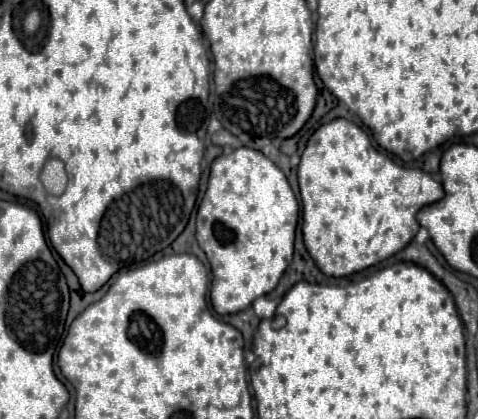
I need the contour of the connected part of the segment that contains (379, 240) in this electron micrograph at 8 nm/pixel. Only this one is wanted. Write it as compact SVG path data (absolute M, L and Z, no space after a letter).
M333 119L309 137L297 175L303 199L303 241L317 267L329 277L353 275L405 249L421 227L417 213L445 197L441 183L431 174L397 165L371 145L359 125L347 119Z

